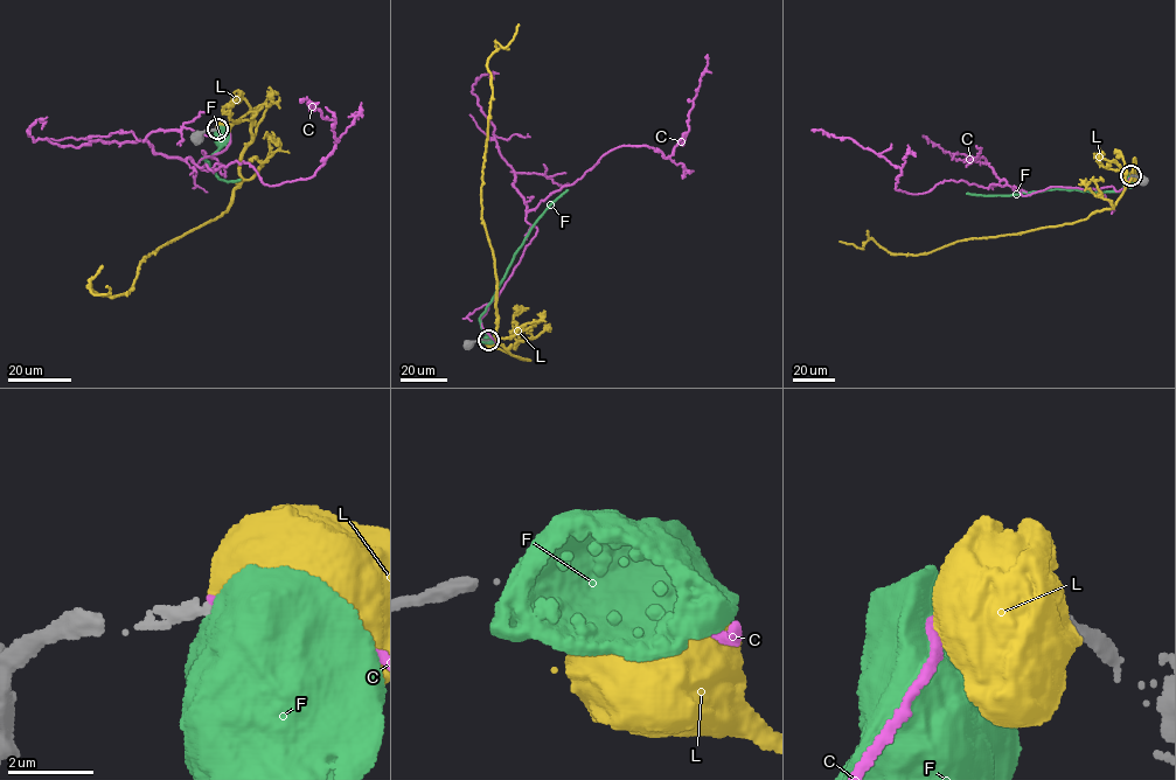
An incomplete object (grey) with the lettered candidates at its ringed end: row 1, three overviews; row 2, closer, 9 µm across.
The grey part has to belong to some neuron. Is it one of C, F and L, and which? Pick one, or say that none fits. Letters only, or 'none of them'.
C

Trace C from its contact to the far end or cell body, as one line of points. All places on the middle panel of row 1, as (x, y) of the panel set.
C: (488, 340), (495, 342), (480, 319), (537, 230), (526, 213), (623, 145), (670, 155), (688, 130), (708, 54)

